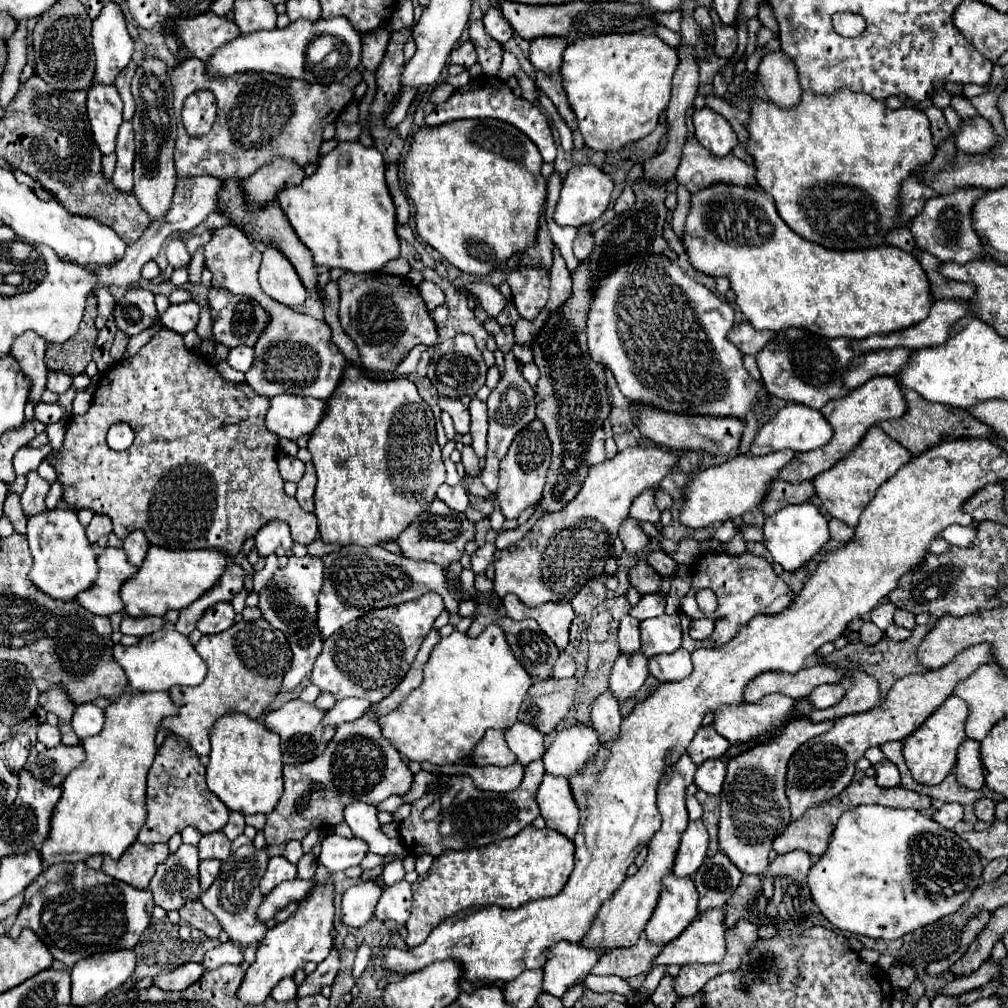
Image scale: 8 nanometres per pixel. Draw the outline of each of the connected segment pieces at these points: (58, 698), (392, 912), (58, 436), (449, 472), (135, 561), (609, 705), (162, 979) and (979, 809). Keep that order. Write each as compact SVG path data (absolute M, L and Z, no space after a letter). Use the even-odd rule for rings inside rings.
M53 687L53 689L49 689L47 693L41 693L39 705L41 705L45 711L52 712L58 717L61 743L63 743L63 745L79 745L79 739L77 739L77 735L73 733L71 726L75 705L73 705L73 701L67 697L67 693L61 691L61 689L57 689L57 687Z
M399 881L391 887L385 887L375 907L375 917L379 921L393 919L405 925L405 921L409 919L409 909L411 909L411 885L407 881Z
M61 419L59 423L53 423L47 427L47 437L49 437L49 445L53 453L61 453L63 449L63 433L65 433L65 425L67 421Z
M451 459L444 460L444 465L446 468L446 480L445 483L448 485L458 485L462 483L462 478L458 475L456 471L455 463Z
M133 531L129 537L123 539L123 549L125 549L127 557L129 557L129 563L135 565L135 567L139 567L143 563L149 547L151 545L149 545L145 533L141 533L141 531Z
M605 691L595 699L591 711L591 725L599 735L599 743L603 743L605 747L615 743L619 737L619 723L619 703L613 699L611 691Z
M189 961L189 963L181 965L181 967L177 967L177 969L171 971L171 973L157 975L157 977L155 977L155 985L161 987L161 989L165 989L165 991L183 991L183 989L187 989L189 985L193 985L203 973L205 973L203 963Z
M989 797L979 799L975 803L975 815L977 815L977 819L981 819L985 823L993 823L993 819L995 819L995 803L993 803L993 799L989 799Z

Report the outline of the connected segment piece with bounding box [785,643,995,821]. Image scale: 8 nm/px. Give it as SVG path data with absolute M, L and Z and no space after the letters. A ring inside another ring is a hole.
M989 643L973 645L965 651L961 651L951 663L947 663L941 669L927 671L921 675L907 675L899 679L891 691L887 693L885 701L871 709L869 713L859 715L847 715L835 721L833 729L825 735L813 737L807 743L803 743L787 765L787 779L785 779L785 795L789 797L791 805L791 821L801 819L807 809L813 805L819 805L823 801L831 801L837 797L853 779L853 767L863 757L863 753L869 747L887 743L887 741L903 741L911 733L915 733L925 719L943 705L943 701L953 695L953 689L957 683L961 683L969 673L973 673L977 667L995 661L993 649Z

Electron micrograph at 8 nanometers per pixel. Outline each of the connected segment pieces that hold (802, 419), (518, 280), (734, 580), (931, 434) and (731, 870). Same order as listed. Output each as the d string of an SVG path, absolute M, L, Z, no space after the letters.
M791 403L791 405L783 407L773 419L769 419L759 429L755 443L750 447L750 452L755 456L763 456L771 451L781 451L781 449L791 449L791 451L803 453L803 451L813 451L813 449L819 449L821 445L827 445L829 437L833 437L833 427L825 421L821 411L809 409L807 405Z
M519 269L507 277L513 303L523 319L533 321L549 299L549 273L543 269Z
M705 553L699 557L695 569L693 569L693 585L691 591L681 601L681 611L685 611L691 619L703 617L699 613L695 593L699 589L711 589L717 595L717 611L715 611L715 631L709 637L711 647L719 647L729 643L737 629L745 627L755 615L773 615L789 609L793 603L793 591L783 583L783 579L771 569L771 565L757 555L743 553L743 555L727 555L727 553Z
M903 387L905 399L909 403L907 413L901 419L895 421L881 421L879 427L897 443L901 443L905 449L909 449L909 453L913 457L919 457L921 453L925 453L927 449L931 449L933 445L945 441L945 439L957 439L957 437L991 437L993 427L981 423L981 419L973 417L969 411L965 409L955 409L949 405L941 405L941 403L931 403L925 401L921 395L917 395L913 389Z
M723 853L707 857L701 869L697 871L697 875L693 877L701 897L699 911L705 913L709 909L723 907L739 887L741 879L743 873Z

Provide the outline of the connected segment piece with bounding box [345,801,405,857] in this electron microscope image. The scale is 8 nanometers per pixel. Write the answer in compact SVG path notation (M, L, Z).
M351 803L345 807L345 823L351 827L353 837L367 843L369 853L377 855L405 855L401 839L389 839L377 821L377 809L367 803Z

